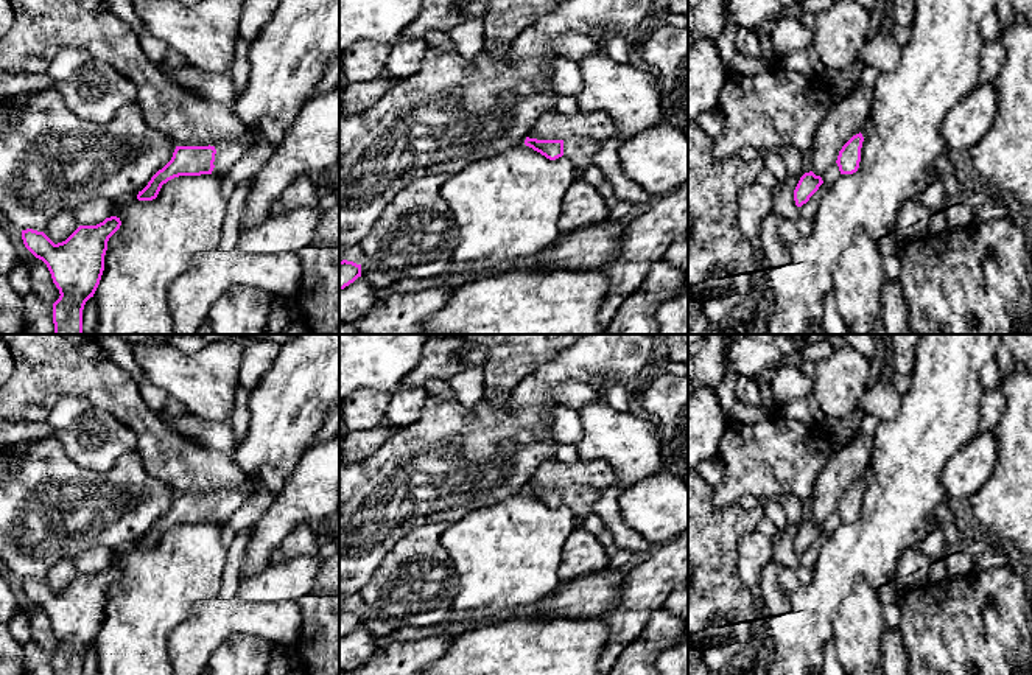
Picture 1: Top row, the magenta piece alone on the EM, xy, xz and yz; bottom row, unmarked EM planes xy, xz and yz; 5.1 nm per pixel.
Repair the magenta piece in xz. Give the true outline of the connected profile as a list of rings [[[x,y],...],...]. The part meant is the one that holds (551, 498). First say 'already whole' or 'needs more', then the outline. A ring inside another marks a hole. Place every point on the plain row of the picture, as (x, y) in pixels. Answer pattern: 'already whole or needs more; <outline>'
needs more; [[[584,484],[570,485],[567,488],[537,488],[526,485],[525,493],[549,509],[565,504],[576,516],[585,519],[591,515],[591,505],[596,502],[599,490]]]

